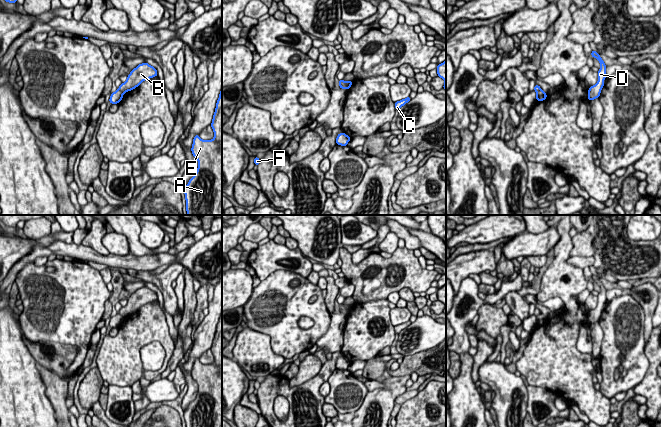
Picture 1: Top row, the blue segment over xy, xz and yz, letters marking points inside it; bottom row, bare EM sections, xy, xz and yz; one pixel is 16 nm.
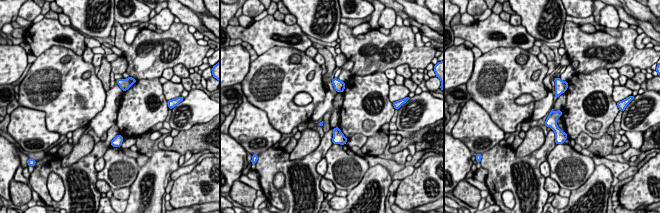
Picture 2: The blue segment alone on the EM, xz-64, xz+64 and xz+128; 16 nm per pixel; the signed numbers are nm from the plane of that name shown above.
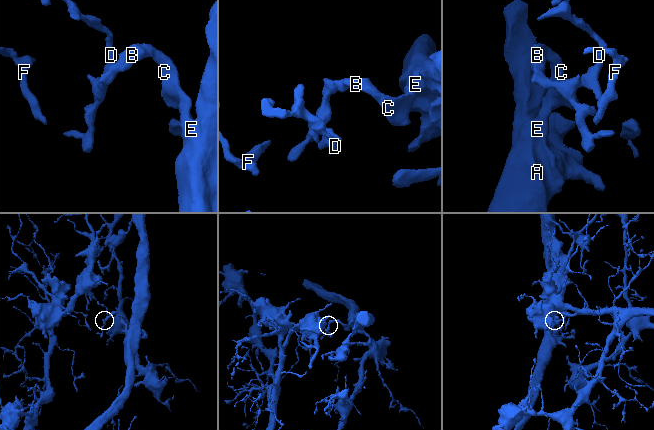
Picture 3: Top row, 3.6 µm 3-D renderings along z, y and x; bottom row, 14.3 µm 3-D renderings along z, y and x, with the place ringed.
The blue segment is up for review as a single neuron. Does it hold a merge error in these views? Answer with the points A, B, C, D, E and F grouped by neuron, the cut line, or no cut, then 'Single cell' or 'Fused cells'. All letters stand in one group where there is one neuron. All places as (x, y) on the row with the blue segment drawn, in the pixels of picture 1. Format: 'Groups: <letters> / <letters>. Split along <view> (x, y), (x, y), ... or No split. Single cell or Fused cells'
Groups: A B C E / D F. Split along xy (118, 88), (123, 93). Fused cells

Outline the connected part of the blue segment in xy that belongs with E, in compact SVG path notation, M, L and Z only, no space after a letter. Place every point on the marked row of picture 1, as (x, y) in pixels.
M222 87L216 103L211 127L214 132L212 140L202 140L199 135L195 135L192 144L192 154L198 161L196 174L184 187L187 215L222 215Z

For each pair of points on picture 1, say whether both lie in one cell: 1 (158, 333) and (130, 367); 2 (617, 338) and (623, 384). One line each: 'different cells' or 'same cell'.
1: same cell
2: same cell

